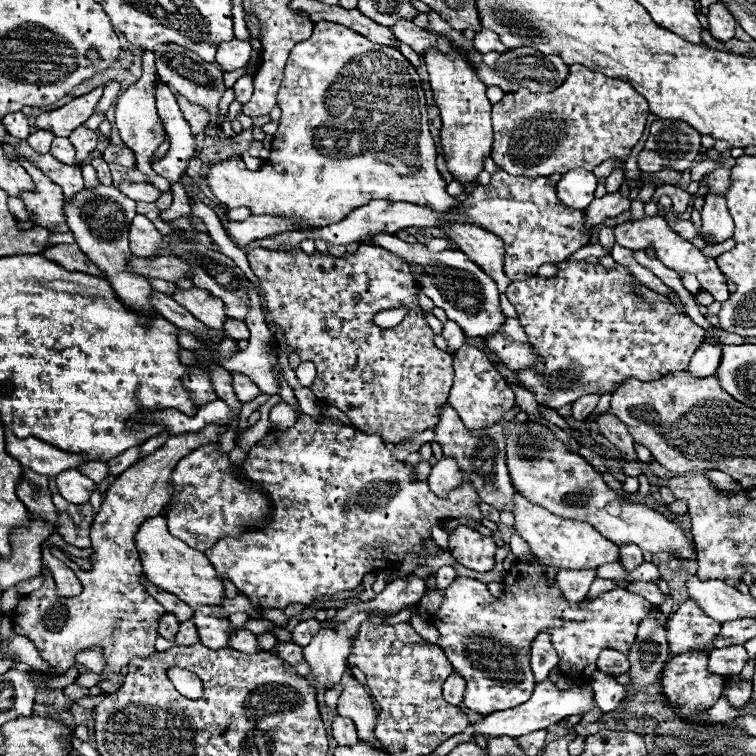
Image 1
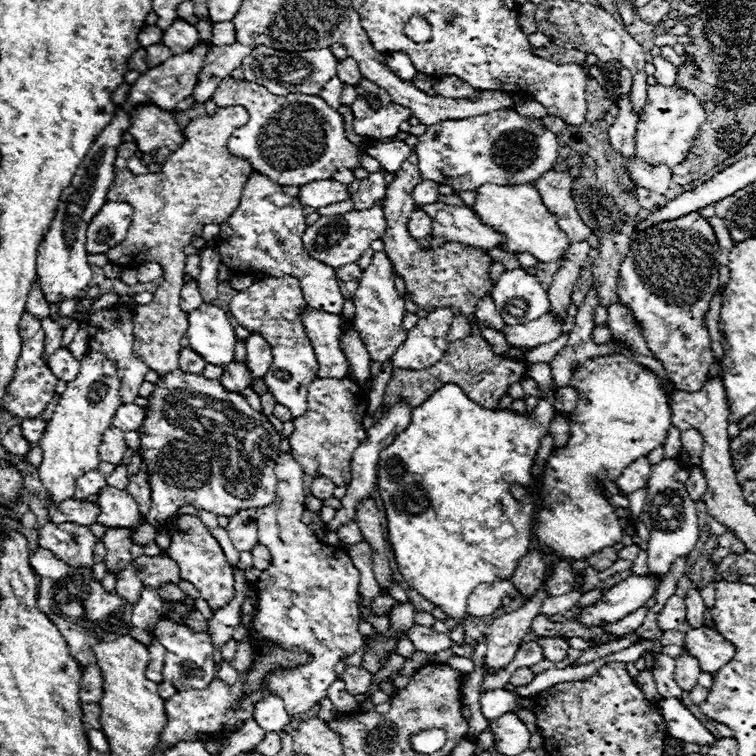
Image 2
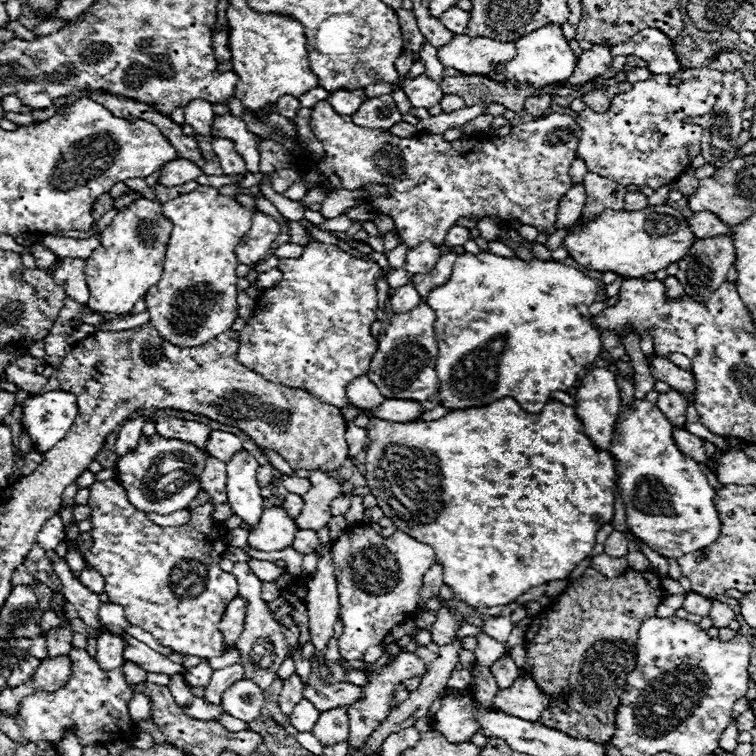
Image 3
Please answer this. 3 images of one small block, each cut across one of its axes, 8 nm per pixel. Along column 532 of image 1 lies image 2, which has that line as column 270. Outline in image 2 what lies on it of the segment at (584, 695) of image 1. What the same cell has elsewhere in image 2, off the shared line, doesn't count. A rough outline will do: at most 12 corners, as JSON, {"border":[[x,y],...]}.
{"border":[[278,696],[254,704],[254,720],[264,732],[282,732],[290,716]]}

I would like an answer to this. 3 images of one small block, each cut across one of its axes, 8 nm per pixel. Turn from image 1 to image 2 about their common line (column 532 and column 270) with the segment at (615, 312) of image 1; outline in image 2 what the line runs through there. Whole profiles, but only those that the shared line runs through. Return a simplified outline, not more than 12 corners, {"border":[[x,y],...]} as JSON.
{"border":[[296,276],[264,278],[228,304],[270,342],[264,384],[292,418],[318,374]]}

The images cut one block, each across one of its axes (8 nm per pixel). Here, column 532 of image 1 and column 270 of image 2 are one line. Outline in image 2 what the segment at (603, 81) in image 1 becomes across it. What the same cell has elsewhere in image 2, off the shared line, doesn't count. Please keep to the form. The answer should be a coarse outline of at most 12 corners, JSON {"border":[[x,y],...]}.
{"border":[[222,80],[250,122],[228,150],[282,186],[360,166],[344,118],[316,94]]}

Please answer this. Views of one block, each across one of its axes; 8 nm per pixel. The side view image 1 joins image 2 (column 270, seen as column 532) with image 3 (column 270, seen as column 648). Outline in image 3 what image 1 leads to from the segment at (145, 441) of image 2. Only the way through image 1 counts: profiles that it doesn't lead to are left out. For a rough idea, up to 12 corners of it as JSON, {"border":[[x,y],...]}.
{"border":[[266,508],[248,544],[262,552],[292,546],[296,522],[284,508]]}

